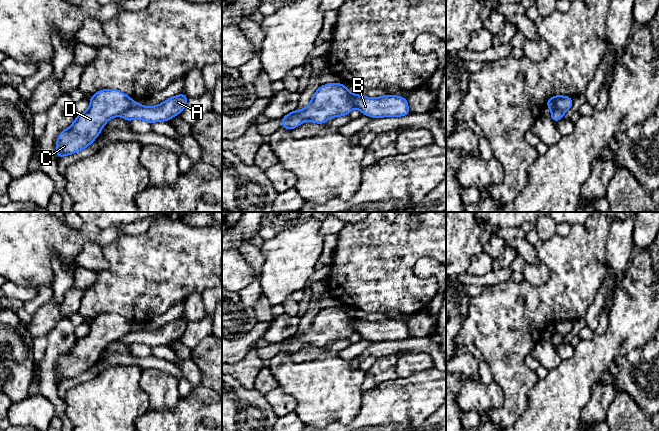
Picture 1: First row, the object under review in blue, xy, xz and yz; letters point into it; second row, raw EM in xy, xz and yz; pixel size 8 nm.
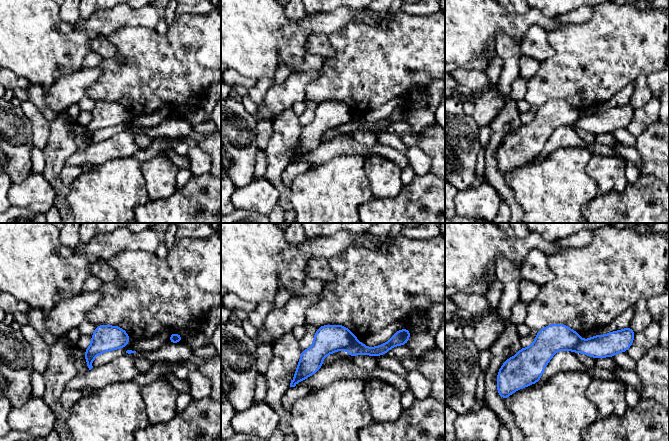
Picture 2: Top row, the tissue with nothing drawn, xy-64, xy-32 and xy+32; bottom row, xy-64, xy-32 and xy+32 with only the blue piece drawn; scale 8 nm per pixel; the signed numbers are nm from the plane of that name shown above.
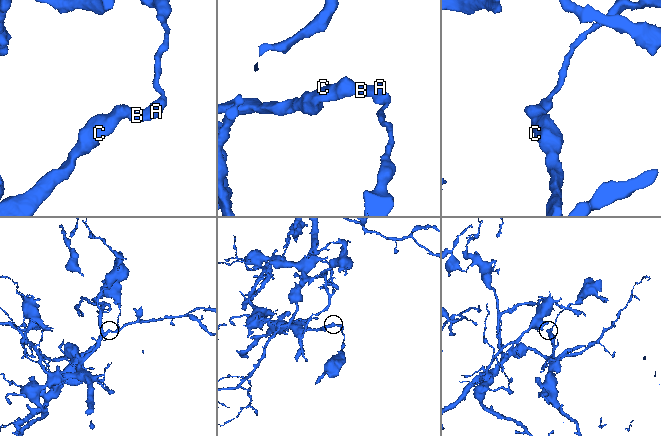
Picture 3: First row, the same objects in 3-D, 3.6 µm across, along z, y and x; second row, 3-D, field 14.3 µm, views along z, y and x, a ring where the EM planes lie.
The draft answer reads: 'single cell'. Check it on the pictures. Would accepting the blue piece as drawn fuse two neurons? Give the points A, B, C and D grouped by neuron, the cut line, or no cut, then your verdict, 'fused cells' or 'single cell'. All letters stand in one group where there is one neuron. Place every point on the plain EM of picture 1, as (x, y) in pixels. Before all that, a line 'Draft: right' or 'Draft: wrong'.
Draft: wrong
A B / C D; cut in xy along (135, 327), (120, 339); fused cells

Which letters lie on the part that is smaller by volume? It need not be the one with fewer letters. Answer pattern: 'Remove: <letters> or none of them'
Remove: A, B

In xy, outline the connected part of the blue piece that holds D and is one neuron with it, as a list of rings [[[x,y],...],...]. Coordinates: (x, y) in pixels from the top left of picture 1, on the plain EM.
[[[117,313],[100,314],[90,322],[89,333],[78,338],[72,349],[60,356],[56,365],[56,380],[74,378],[91,369],[107,345],[121,340],[135,326]]]

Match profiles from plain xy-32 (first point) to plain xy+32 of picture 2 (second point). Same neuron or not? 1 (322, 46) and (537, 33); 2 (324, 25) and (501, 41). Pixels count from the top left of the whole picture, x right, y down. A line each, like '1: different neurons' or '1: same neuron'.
1: same neuron
2: different neurons

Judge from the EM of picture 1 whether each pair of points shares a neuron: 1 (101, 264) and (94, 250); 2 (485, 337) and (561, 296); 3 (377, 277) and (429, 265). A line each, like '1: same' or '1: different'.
1: same
2: same
3: different

